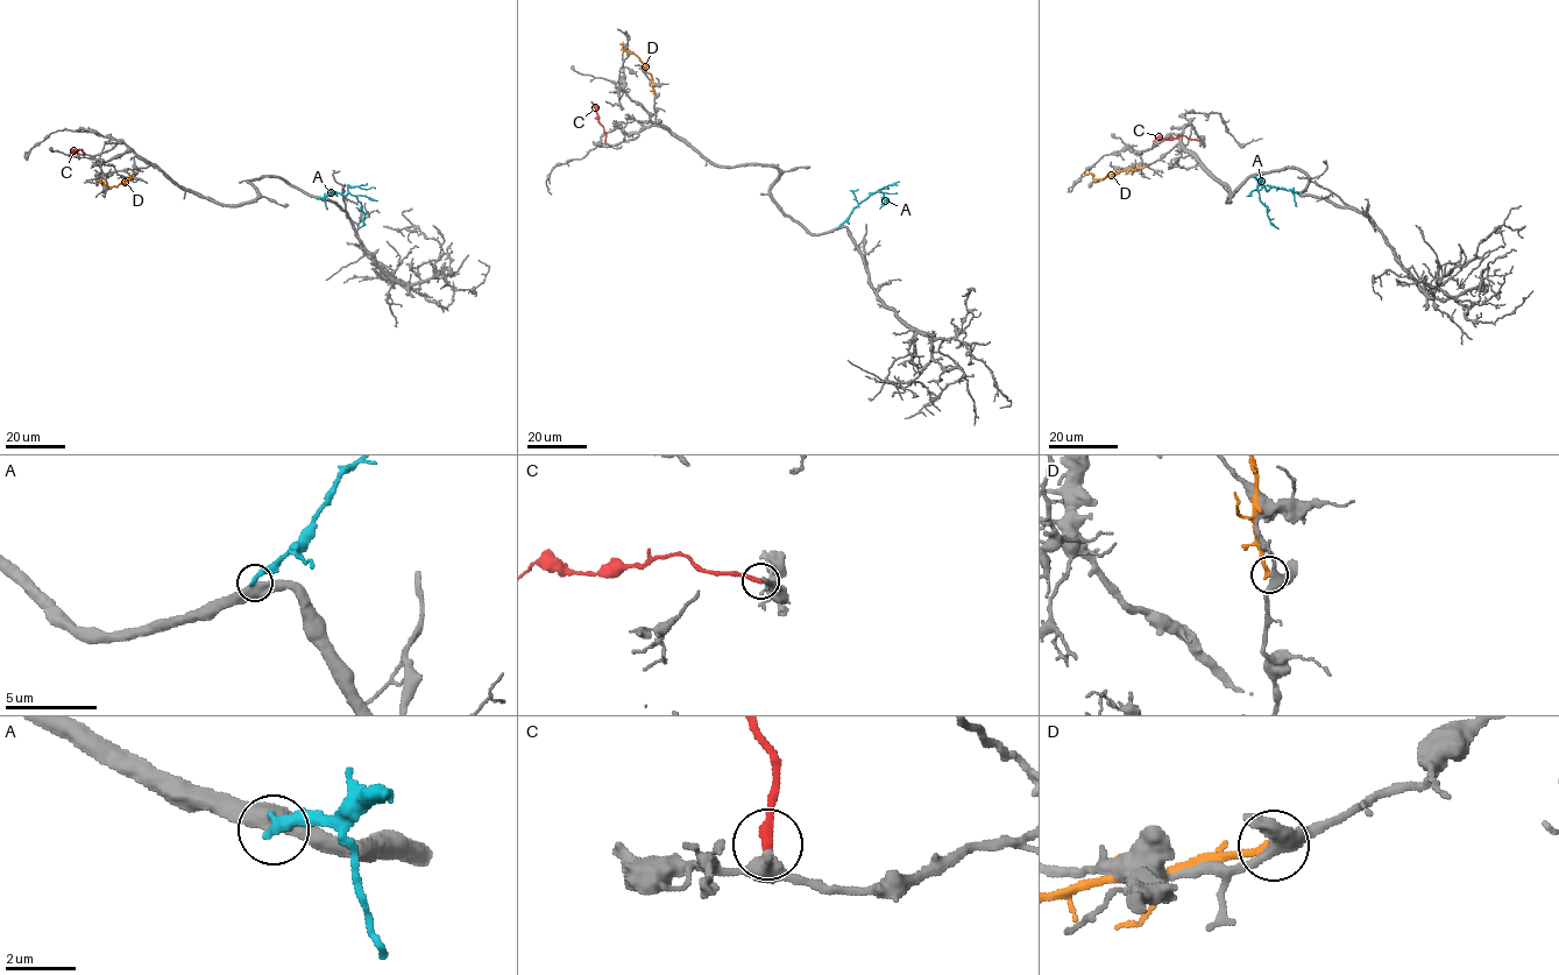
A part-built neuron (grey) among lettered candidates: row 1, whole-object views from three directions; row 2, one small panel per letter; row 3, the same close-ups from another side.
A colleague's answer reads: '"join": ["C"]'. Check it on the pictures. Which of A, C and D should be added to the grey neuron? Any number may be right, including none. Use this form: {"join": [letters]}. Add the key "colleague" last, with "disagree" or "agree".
{"join": ["C"], "colleague": "agree"}

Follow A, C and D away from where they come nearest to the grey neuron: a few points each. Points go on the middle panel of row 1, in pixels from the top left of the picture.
A: (840, 226), (857, 205), (877, 191), (886, 198), (879, 209)
C: (606, 141), (596, 107), (590, 101)
D: (654, 94), (652, 77), (645, 65), (619, 43)

